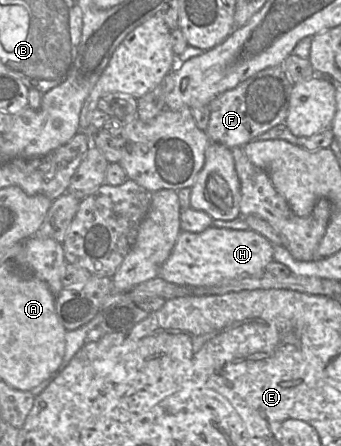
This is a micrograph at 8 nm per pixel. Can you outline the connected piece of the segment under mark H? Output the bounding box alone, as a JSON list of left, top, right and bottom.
[158,226,274,287]

